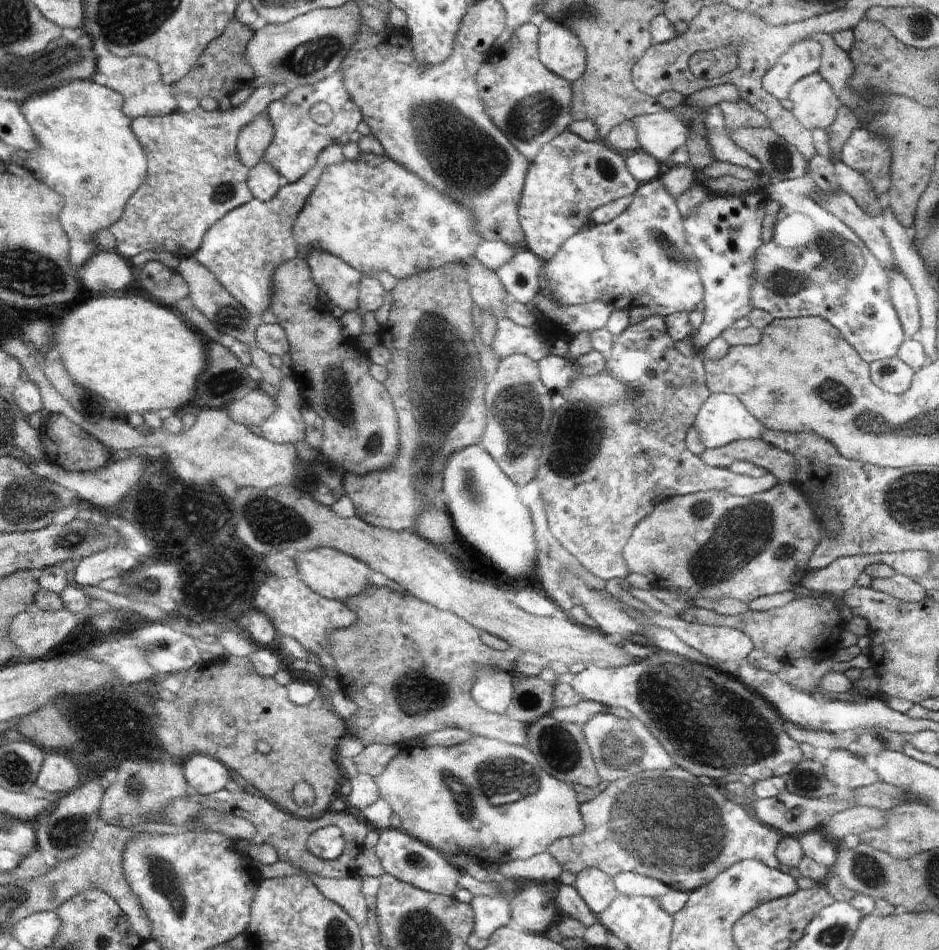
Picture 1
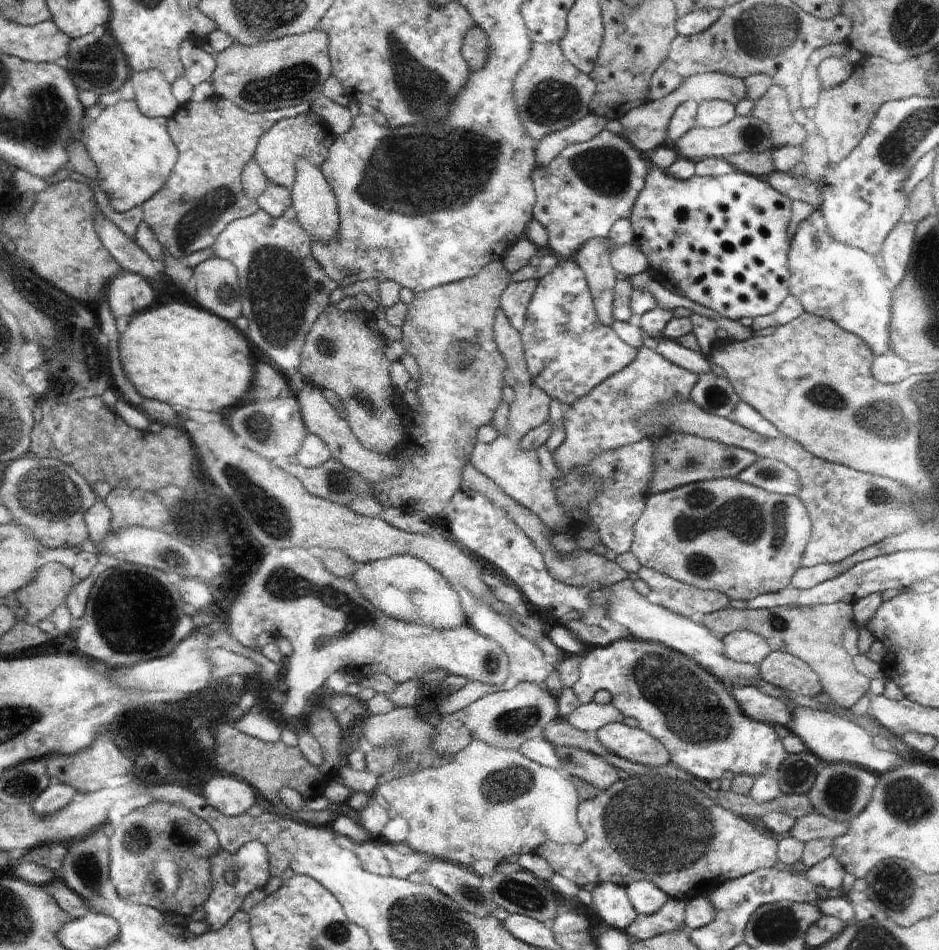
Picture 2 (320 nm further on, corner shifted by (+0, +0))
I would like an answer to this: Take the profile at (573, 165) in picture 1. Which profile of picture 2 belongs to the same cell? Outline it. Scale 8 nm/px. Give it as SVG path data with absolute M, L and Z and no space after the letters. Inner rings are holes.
M603 131L584 143L570 144L548 164L536 164L532 172L536 201L532 216L547 230L548 249L569 258L590 240L610 236L616 220L630 219L638 197L642 194L646 178L646 162L640 152L623 137Z

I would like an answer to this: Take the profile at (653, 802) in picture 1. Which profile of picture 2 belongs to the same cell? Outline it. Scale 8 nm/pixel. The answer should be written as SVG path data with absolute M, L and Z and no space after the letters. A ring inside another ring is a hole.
M642 775L631 776L627 780L617 781L612 787L607 788L605 791L601 791L598 796L591 799L584 800L580 803L578 808L579 823L586 830L587 840L580 845L572 844L558 844L554 842L548 842L548 844L542 844L540 848L536 848L536 854L546 858L548 864L552 866L552 870L556 874L570 880L578 887L582 888L586 884L599 884L600 882L612 882L620 887L628 887L630 884L638 881L649 881L655 886L658 886L662 892L664 892L669 898L683 899L688 901L690 898L701 896L706 891L712 891L716 889L720 883L724 883L728 880L733 880L742 876L746 876L760 869L768 869L775 866L779 866L777 858L777 842L772 835L766 836L766 834L760 834L754 826L750 826L748 822L744 822L742 818L738 818L733 812L728 812L728 809L722 808L716 800L712 798L712 790L710 794L703 793L696 787L688 786L685 781L680 779L673 779L662 775Z

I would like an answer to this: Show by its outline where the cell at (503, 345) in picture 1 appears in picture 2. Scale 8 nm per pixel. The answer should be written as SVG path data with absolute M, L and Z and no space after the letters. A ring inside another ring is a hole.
M534 279L512 282L504 292L502 310L516 330L522 330L524 324L527 323L527 311L532 296L535 295L535 289L538 287L537 282Z

